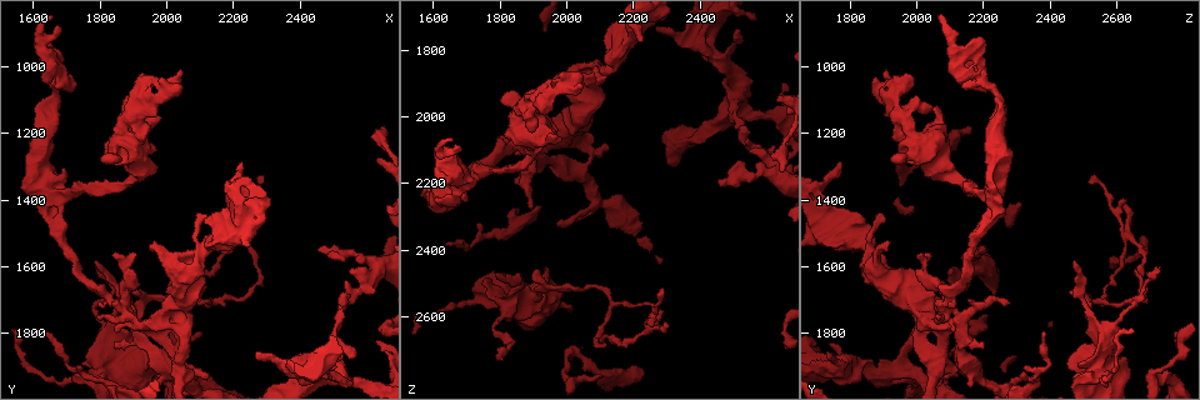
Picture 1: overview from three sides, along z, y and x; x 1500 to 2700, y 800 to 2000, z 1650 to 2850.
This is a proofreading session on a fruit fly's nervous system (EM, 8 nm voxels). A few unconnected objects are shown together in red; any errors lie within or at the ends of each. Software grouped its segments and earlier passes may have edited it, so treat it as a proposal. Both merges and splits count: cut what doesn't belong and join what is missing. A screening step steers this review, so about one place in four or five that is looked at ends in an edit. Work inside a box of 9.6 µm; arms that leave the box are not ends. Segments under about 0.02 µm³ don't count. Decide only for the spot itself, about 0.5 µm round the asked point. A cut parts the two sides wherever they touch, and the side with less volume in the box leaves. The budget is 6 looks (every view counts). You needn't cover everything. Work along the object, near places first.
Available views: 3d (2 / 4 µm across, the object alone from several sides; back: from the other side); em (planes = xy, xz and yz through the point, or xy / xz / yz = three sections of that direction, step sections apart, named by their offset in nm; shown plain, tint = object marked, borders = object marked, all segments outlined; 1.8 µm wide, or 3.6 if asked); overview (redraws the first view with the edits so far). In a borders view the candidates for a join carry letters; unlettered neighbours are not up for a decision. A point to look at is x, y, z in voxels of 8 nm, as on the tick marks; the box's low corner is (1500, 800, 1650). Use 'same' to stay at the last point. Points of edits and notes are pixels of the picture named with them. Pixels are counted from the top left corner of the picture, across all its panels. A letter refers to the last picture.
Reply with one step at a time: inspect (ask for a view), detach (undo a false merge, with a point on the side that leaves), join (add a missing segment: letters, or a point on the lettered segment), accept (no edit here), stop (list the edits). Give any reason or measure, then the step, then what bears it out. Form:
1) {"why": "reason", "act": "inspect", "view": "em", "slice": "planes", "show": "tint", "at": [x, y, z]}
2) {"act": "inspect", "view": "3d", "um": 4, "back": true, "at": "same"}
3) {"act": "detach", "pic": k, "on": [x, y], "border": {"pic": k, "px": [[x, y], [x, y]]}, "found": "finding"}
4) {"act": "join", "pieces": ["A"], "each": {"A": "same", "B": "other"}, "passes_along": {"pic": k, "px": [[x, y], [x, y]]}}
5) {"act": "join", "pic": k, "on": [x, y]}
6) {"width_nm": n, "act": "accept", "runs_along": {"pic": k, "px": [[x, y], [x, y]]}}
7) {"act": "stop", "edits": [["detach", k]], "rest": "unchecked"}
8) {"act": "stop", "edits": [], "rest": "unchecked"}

{"why": "touches itself", "act": "inspect", "view": "3d", "um": 4, "at": [1760, 1880, 2520]}

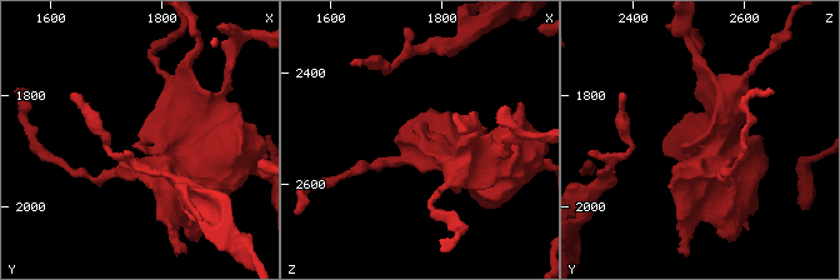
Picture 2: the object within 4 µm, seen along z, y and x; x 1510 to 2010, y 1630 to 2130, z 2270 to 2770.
{"why": "shape alone is not enough", "act": "inspect", "view": "em", "um": 3.6, "slice": "planes", "show": "plain", "at": [1760, 1880, 2515]}

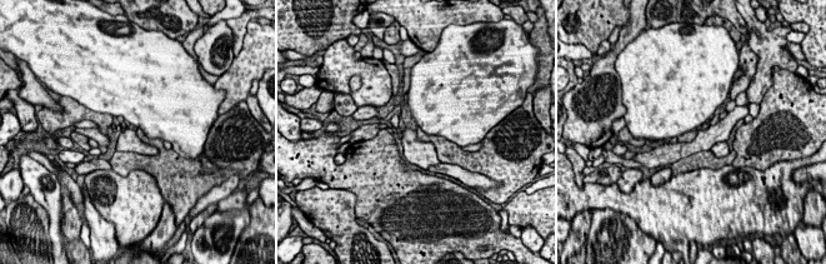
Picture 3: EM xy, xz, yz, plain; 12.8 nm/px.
{"act": "inspect", "view": "em", "um": 3.6, "slice": "planes", "show": "borders", "at": "same"}

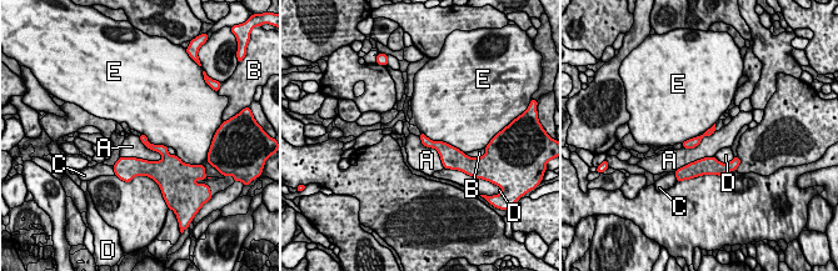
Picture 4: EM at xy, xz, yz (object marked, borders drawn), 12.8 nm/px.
{"longest_contact_nm": ["E", 600], "act": "accept", "each": {"A": "other", "B": "other", "C": "other", "D": "other", "E": "other"}, "runs_along": {"pic": 4, "px": [[712, 130], [696, 141], [686, 144]]}, "found": "one neuron here"}

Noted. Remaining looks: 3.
{"why": "sharp bend", "act": "inspect", "view": "3d", "um": 2, "at": [1860, 1710, 2100]}

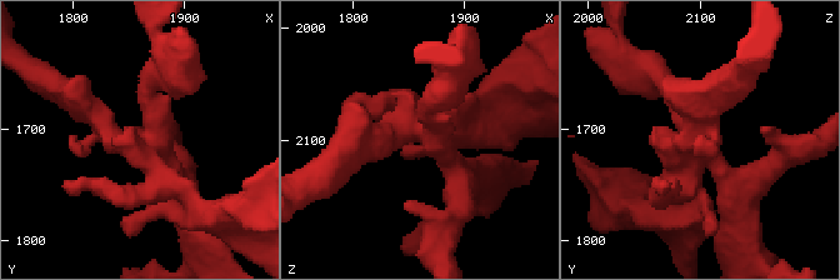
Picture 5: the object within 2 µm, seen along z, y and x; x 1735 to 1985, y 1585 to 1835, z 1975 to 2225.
{"act": "inspect", "view": "em", "um": 3.6, "slice": "xy", "step": 8, "show": "tint", "at": [1864, 1708, 2098]}

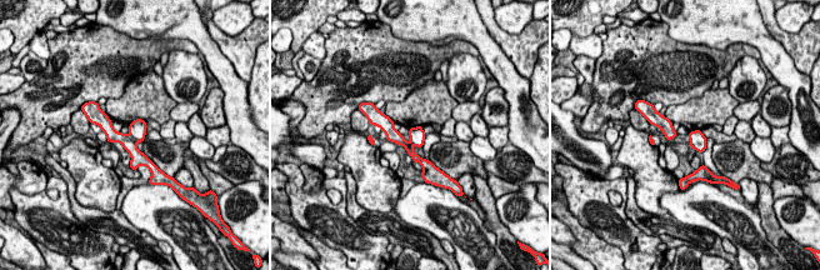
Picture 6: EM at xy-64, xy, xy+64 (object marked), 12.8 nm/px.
{"act": "inspect", "view": "em", "um": 3.6, "slice": "planes", "show": "borders", "at": "same"}

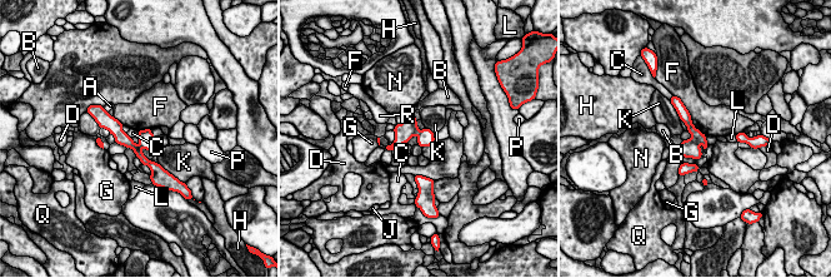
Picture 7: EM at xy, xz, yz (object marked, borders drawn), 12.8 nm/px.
{"act": "detach", "pic": 7, "on": [697, 135], "each": {"A": "other", "B": "other", "C": "other", "D": "other", "F": "other", "G": "other", "H": "other", "J": "other", "K": "other", "L": "other", "N": "other", "P": "other", "Q": "other", "R": "other"}, "part_leaving": {"pic": 7, "px": [[679, 108], [691, 129], [704, 142]]}, "found": "two neurons meet here"}

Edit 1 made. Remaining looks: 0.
{"act": "stop", "edits": [["detach", 7]], "rest": "unchecked"}

